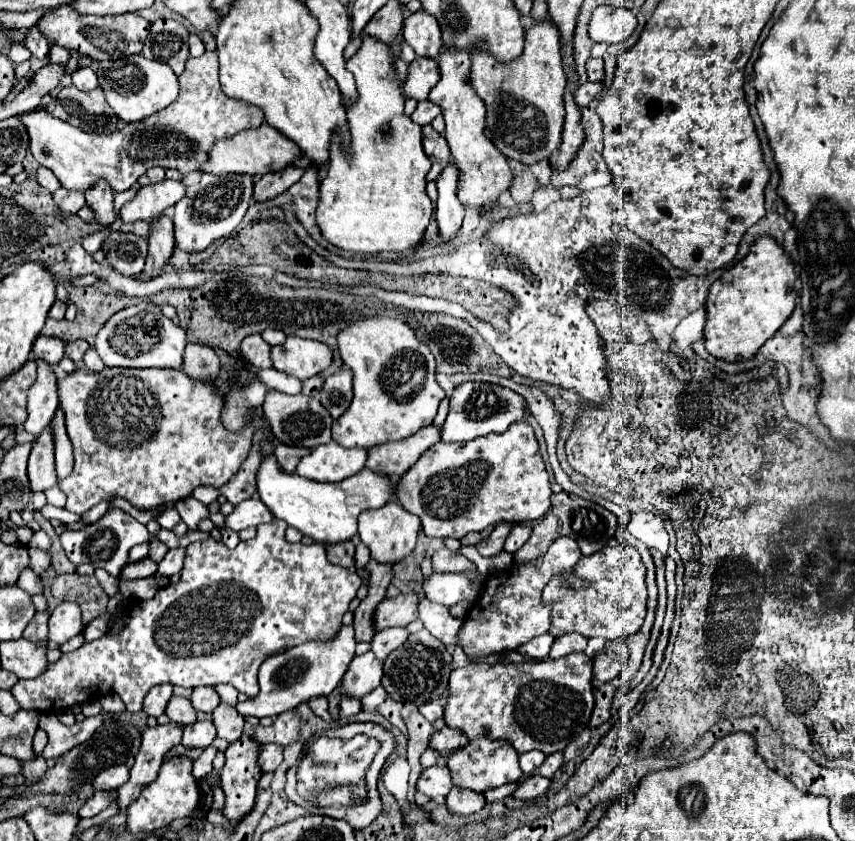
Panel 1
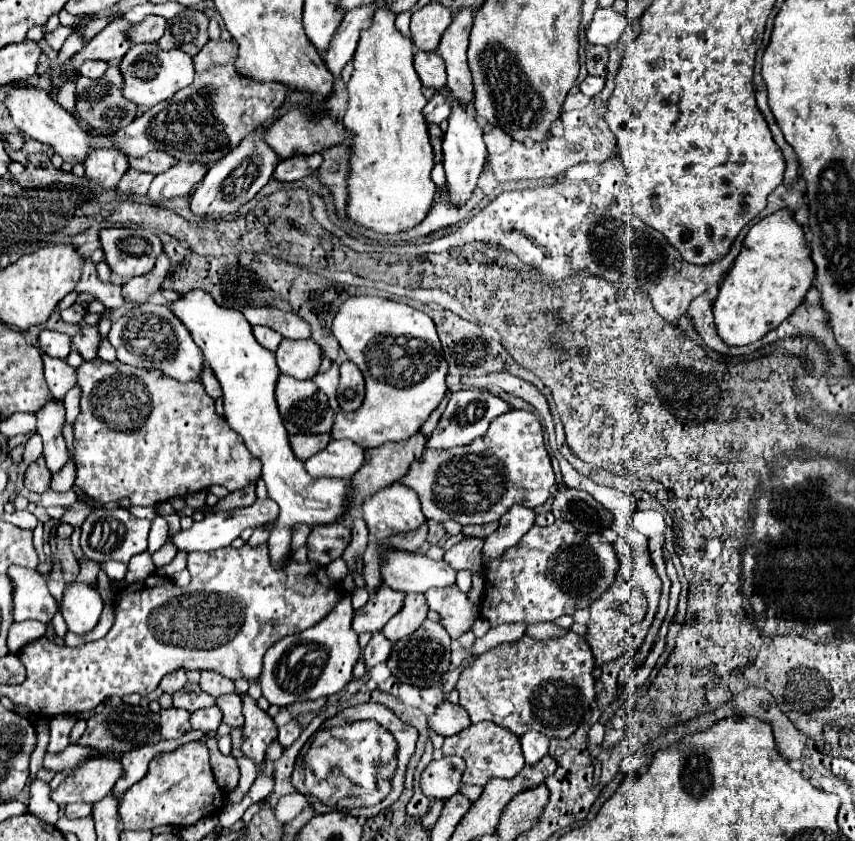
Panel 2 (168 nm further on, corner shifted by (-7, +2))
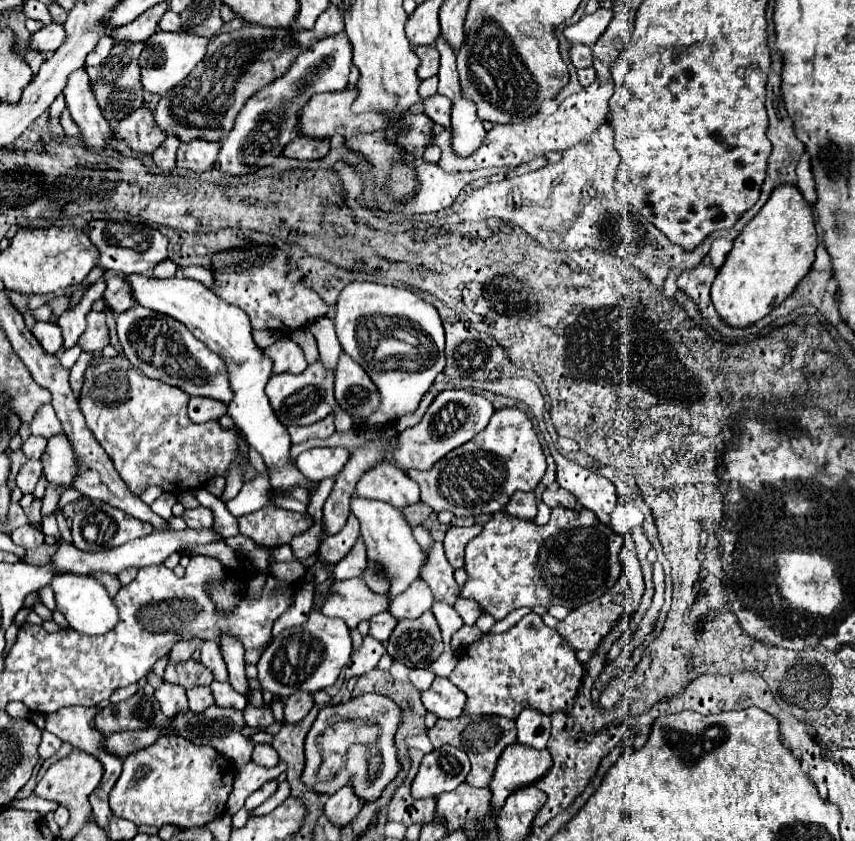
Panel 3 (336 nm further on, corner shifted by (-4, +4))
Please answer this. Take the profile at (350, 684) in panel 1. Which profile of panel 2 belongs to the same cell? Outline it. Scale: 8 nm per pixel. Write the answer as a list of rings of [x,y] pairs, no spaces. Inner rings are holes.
[[[374,631],[370,643],[368,643],[366,649],[364,649],[366,667],[372,669],[374,665],[386,661],[388,655],[390,655],[390,649],[392,649],[392,643],[390,643],[388,639],[384,639],[384,633],[382,633],[382,631]]]

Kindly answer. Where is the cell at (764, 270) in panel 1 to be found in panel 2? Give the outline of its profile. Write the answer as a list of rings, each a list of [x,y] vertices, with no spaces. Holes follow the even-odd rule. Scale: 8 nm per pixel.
[[[778,209],[772,215],[760,219],[756,225],[750,227],[748,235],[744,237],[742,251],[734,259],[734,265],[726,273],[726,279],[720,285],[720,293],[714,301],[714,323],[718,329],[718,335],[728,345],[748,345],[758,339],[762,339],[770,329],[776,329],[792,311],[798,307],[806,291],[812,287],[814,279],[814,261],[810,259],[810,249],[802,231],[802,225],[796,223],[792,211]]]

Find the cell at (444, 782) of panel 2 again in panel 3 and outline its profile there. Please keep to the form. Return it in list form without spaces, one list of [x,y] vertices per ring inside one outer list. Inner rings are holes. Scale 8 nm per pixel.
[[[443,745],[423,757],[419,773],[411,785],[411,795],[415,799],[425,799],[453,791],[465,781],[469,769],[469,757],[461,749]]]

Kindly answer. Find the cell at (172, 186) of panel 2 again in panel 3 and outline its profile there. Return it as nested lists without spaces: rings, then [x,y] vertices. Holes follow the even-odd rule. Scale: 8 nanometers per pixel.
[[[201,139],[181,143],[177,149],[177,169],[187,169],[189,173],[203,173],[215,165],[217,153],[219,143],[209,143]]]

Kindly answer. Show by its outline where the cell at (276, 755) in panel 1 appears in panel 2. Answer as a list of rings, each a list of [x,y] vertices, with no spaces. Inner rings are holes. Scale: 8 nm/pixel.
[[[290,719],[286,725],[280,727],[280,733],[278,733],[278,741],[282,743],[282,747],[290,747],[298,737],[300,737],[300,723],[298,719]]]

